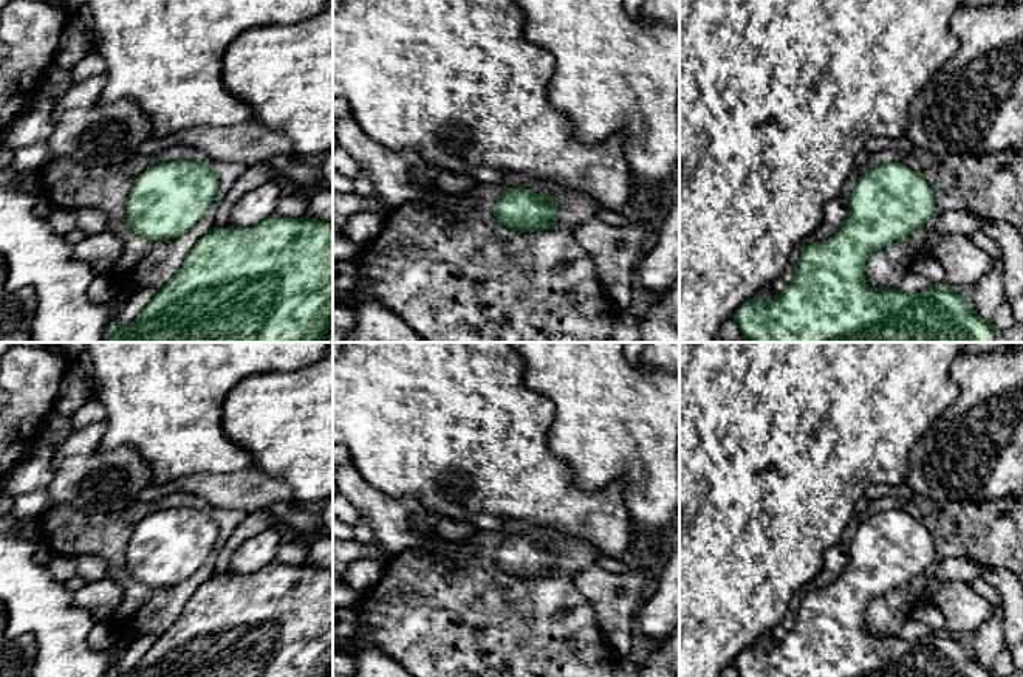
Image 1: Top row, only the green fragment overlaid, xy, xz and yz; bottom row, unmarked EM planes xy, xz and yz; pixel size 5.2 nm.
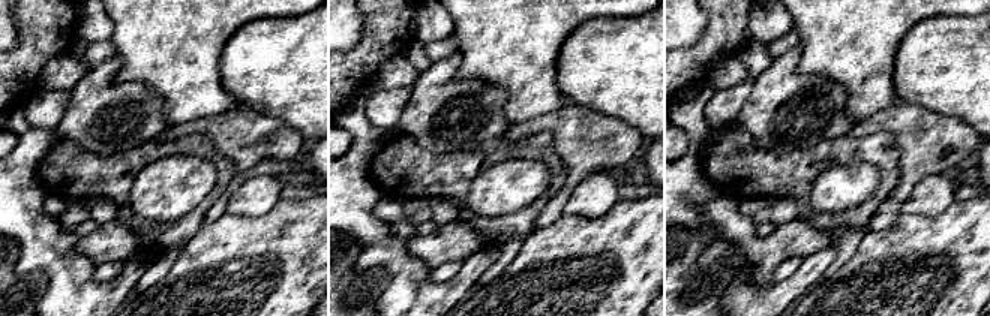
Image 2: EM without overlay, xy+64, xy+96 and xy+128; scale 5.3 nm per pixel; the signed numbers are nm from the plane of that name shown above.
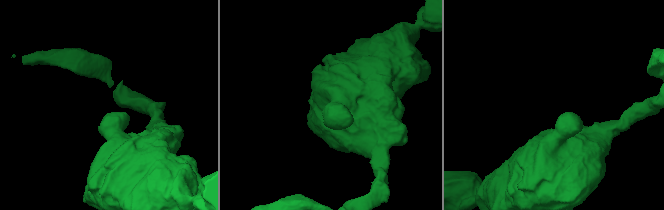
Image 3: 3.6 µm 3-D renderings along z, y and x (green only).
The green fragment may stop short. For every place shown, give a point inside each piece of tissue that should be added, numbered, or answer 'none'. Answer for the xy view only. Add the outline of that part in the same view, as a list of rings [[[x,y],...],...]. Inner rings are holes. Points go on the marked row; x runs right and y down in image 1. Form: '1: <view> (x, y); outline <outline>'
none

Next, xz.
none

